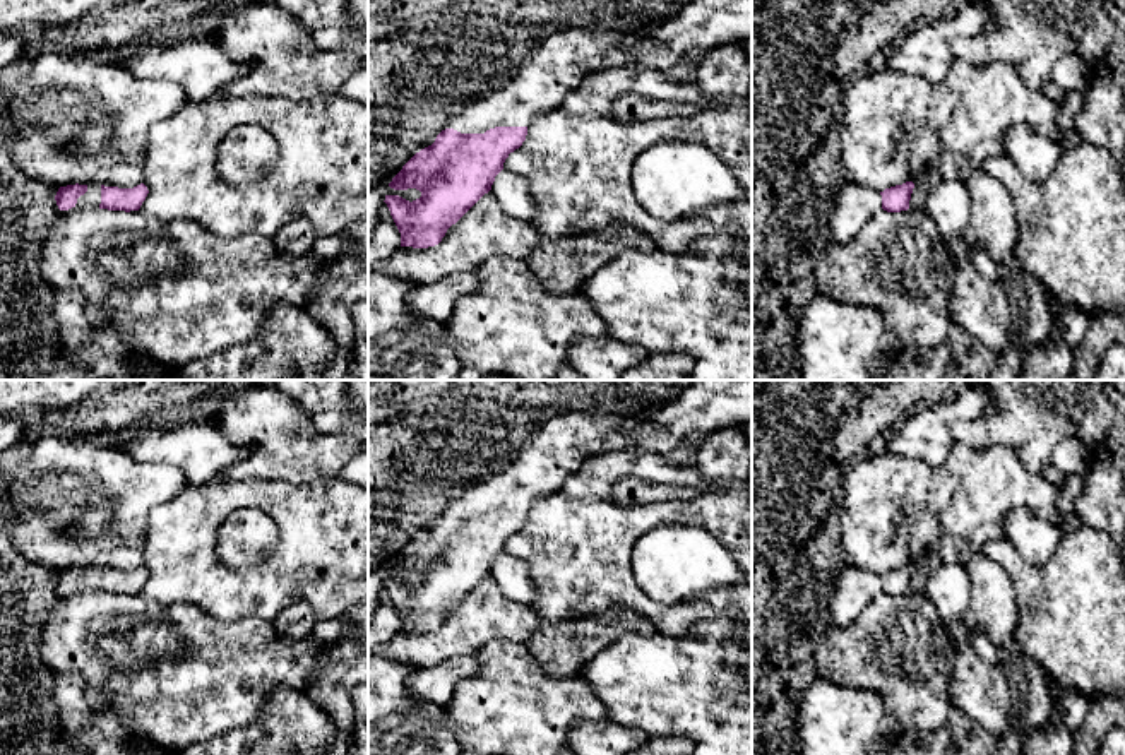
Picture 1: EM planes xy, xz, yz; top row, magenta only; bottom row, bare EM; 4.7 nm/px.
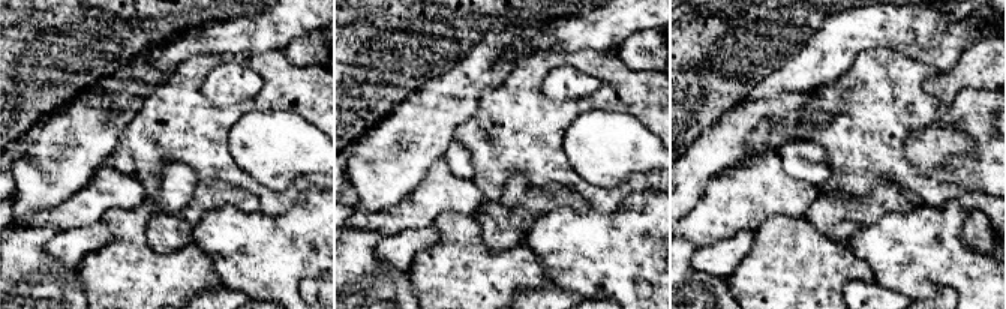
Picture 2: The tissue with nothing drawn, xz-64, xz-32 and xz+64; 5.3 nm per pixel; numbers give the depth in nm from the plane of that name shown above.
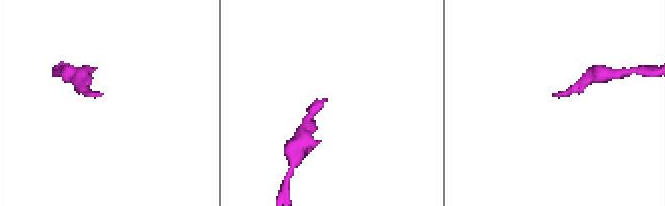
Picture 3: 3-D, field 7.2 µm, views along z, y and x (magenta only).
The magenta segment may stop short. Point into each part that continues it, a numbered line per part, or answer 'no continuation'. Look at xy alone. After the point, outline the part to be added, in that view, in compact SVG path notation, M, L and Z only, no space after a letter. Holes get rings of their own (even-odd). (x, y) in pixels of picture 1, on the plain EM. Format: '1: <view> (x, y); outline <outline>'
1: xy (91, 582); outline M87 568L87 575L77 582L75 591L91 591L96 592L101 587L101 568Z

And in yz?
1: yz (855, 589); outline M846 565L829 601L829 628L856 621L880 592L880 575Z

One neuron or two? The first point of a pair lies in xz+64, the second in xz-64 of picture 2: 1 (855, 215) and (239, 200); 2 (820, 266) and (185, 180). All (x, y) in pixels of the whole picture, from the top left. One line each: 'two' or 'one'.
1: one
2: one

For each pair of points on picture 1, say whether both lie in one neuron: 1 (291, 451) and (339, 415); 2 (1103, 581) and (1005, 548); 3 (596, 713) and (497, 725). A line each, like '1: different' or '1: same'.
1: different
2: same
3: same

